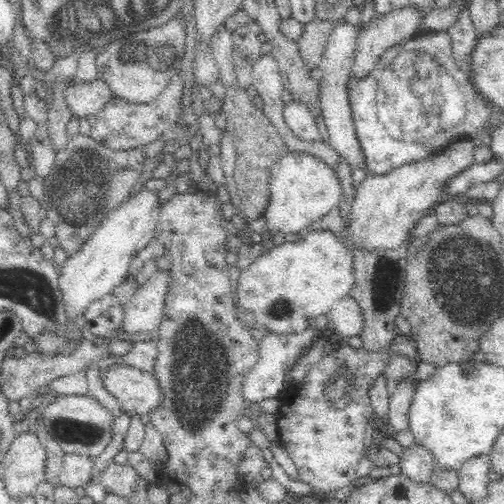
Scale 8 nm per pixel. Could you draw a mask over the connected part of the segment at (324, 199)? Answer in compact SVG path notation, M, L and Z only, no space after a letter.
M287 152L282 155L270 170L270 189L272 196L264 214L268 219L270 234L274 230L284 234L298 234L332 208L336 208L343 195L342 183L335 167L326 162L324 157L310 152Z

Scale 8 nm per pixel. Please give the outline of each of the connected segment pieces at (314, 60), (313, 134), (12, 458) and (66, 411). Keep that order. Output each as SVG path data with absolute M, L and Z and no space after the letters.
M316 18L304 26L304 35L301 37L299 52L307 68L315 68L320 64L324 50L330 36L338 26L346 25L344 18Z
M293 99L285 103L284 117L287 124L300 138L304 140L320 139L318 124L316 124L311 106L300 99Z
M32 430L15 433L1 459L3 478L11 494L33 492L46 480L48 452Z
M90 393L60 395L44 410L48 433L58 441L65 454L77 453L95 460L108 446L114 416Z

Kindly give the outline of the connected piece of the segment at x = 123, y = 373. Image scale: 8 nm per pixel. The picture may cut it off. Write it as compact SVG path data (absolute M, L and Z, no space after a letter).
M115 364L101 378L112 395L119 401L123 412L138 411L149 416L152 410L164 406L166 395L162 383L156 377L156 371L140 370L134 366Z

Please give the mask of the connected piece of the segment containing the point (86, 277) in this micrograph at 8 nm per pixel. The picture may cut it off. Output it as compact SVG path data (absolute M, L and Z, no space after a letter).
M144 184L138 192L111 208L81 250L60 266L59 281L70 317L80 322L80 315L92 300L108 294L129 275L130 262L155 234L161 206L160 193Z

